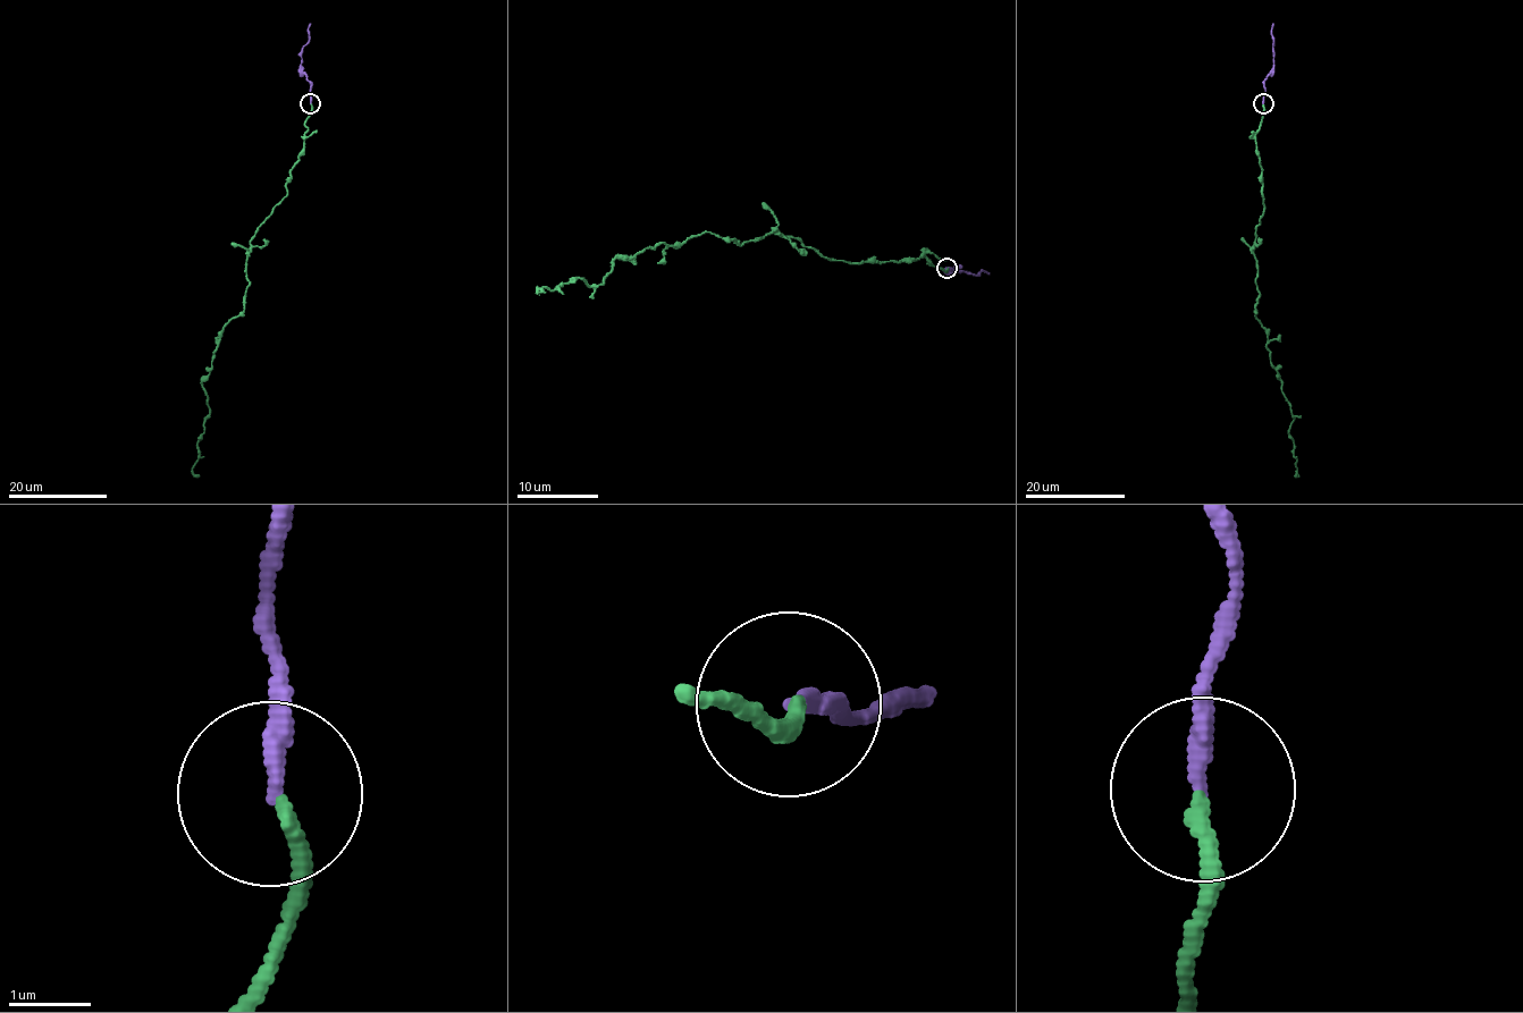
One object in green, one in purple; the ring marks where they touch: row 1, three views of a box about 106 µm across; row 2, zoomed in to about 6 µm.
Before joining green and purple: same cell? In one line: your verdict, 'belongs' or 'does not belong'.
belongs

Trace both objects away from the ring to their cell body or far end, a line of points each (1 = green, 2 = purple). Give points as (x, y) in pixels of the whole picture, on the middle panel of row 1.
1: (948, 269), (704, 231), (613, 260), (602, 284), (546, 292)
2: (945, 269), (958, 267), (950, 275), (961, 271), (976, 275), (983, 270), (990, 273)

